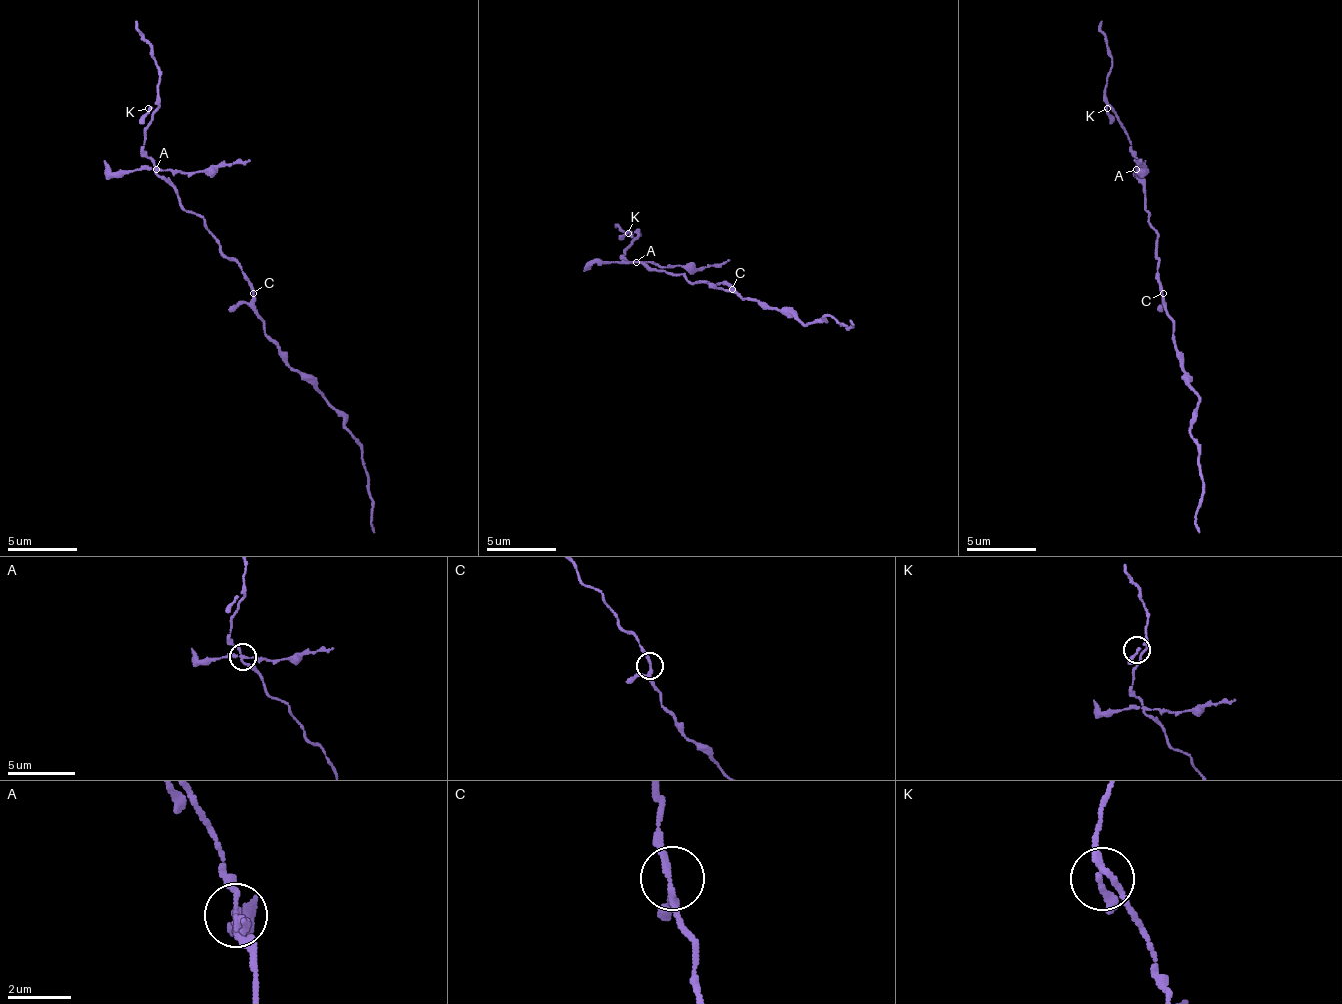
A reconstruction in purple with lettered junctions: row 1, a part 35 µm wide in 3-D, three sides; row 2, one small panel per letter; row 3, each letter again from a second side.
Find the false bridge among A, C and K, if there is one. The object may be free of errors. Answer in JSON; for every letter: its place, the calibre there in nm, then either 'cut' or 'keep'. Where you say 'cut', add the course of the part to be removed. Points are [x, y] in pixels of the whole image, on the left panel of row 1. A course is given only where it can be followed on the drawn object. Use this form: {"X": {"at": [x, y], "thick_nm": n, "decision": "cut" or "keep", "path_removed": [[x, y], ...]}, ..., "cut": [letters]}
{"A": {"at": [156, 169], "thick_nm": 170, "decision": "cut", "path_removed": [[155, 168], [194, 171], [249, 161]]}, "C": {"at": [253, 293], "thick_nm": 180, "decision": "keep"}, "K": {"at": [148, 108], "thick_nm": 150, "decision": "keep"}, "cut": ["A"]}

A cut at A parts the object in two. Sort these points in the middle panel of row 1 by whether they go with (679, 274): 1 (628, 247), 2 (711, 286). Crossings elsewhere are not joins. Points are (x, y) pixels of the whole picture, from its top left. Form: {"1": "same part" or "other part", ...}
{"1": "same part", "2": "same part"}

